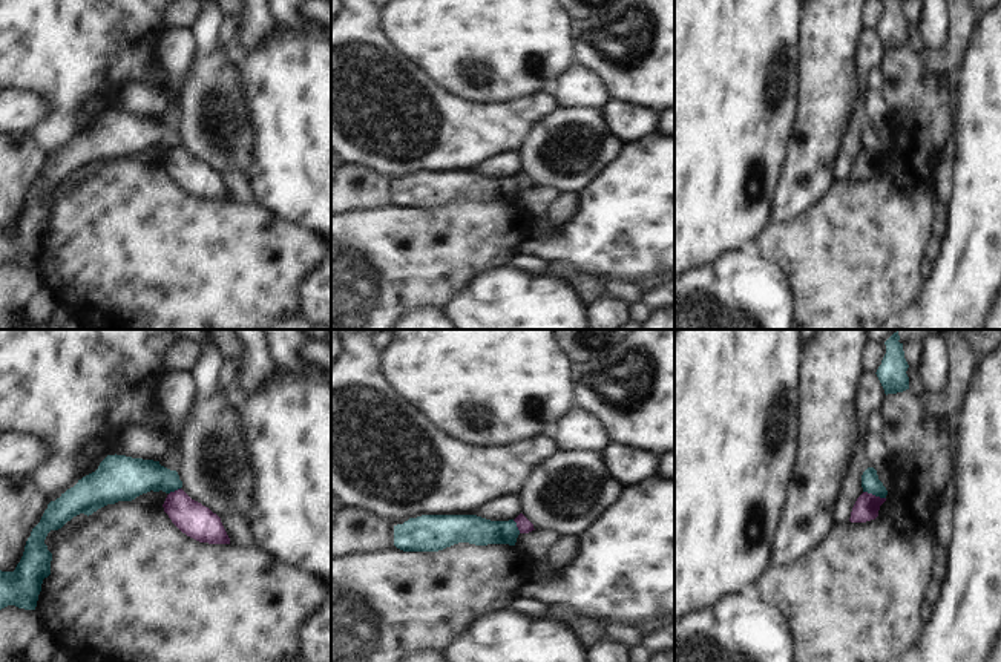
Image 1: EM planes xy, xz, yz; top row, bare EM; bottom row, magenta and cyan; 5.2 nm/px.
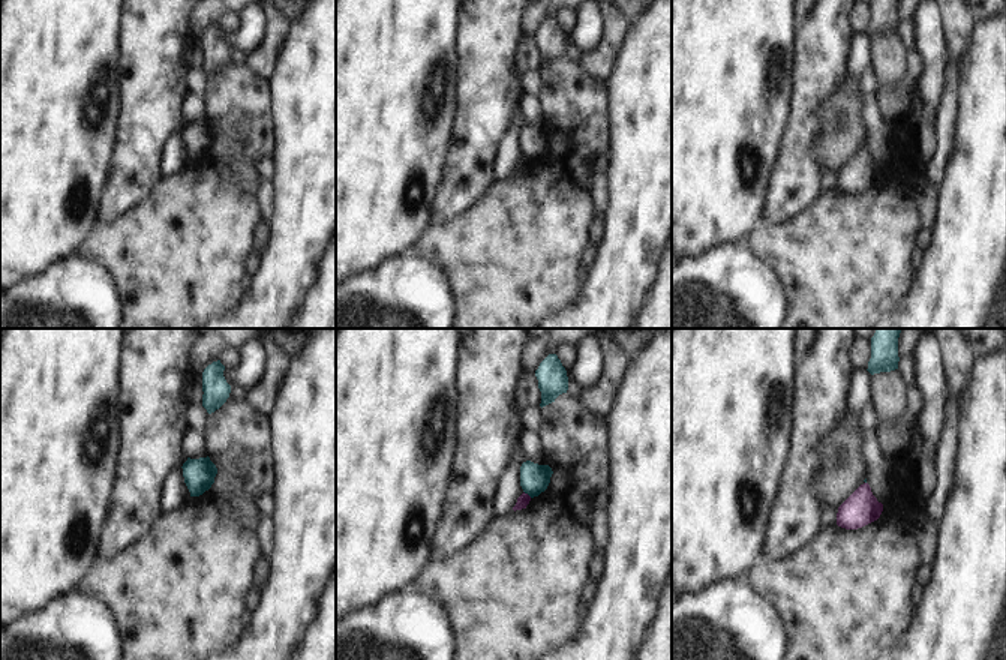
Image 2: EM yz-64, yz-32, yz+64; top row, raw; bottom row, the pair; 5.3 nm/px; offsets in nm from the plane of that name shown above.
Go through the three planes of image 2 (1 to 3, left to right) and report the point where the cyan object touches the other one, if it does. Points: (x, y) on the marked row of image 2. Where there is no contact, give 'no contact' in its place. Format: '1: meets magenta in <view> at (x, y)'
1: no contact
2: meets magenta in yz-32 at (526, 494)
3: no contact

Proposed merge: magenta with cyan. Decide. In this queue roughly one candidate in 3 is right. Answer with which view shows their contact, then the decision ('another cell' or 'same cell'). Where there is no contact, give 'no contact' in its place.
contact in yz; another cell

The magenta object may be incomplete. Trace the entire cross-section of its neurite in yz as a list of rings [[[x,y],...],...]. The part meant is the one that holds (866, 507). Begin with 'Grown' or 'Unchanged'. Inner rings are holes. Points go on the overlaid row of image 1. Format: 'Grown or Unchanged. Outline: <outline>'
Unchanged. Outline: [[[863,492],[851,512],[851,523],[866,523],[875,519],[878,516],[880,506],[886,501],[886,498],[875,496],[872,493]]]

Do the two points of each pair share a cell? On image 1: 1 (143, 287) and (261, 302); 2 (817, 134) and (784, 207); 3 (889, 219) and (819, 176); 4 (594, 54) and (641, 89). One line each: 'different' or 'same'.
1: same
2: same
3: different
4: same

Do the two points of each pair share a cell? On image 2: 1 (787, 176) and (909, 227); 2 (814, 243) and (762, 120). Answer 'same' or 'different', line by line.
1: different
2: different

